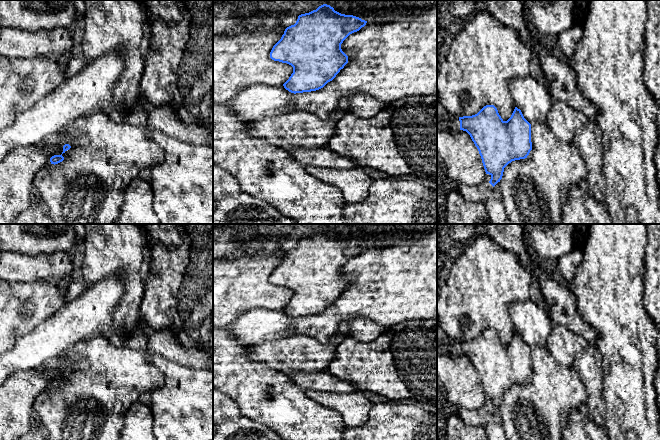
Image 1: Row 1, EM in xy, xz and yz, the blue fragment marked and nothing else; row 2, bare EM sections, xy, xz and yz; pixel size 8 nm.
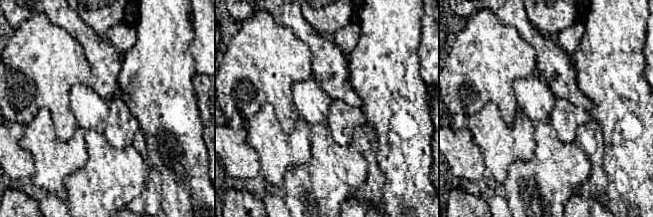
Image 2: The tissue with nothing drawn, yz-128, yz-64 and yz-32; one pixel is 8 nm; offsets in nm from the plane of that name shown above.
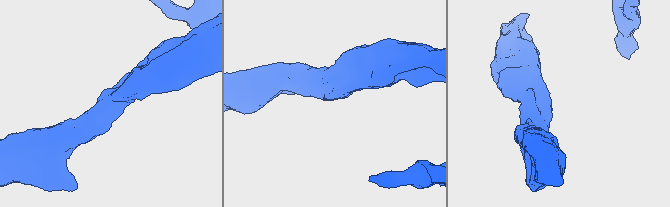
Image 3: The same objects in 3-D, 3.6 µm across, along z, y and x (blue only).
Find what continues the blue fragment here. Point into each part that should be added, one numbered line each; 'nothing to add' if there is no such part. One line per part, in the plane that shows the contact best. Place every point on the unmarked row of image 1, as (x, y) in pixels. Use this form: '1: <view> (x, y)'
nothing to add

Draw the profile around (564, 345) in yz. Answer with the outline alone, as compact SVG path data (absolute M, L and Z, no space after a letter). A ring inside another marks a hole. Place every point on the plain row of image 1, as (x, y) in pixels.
M553 324L547 340L546 348L554 356L559 365L573 366L576 355L588 346L589 342L568 328Z

